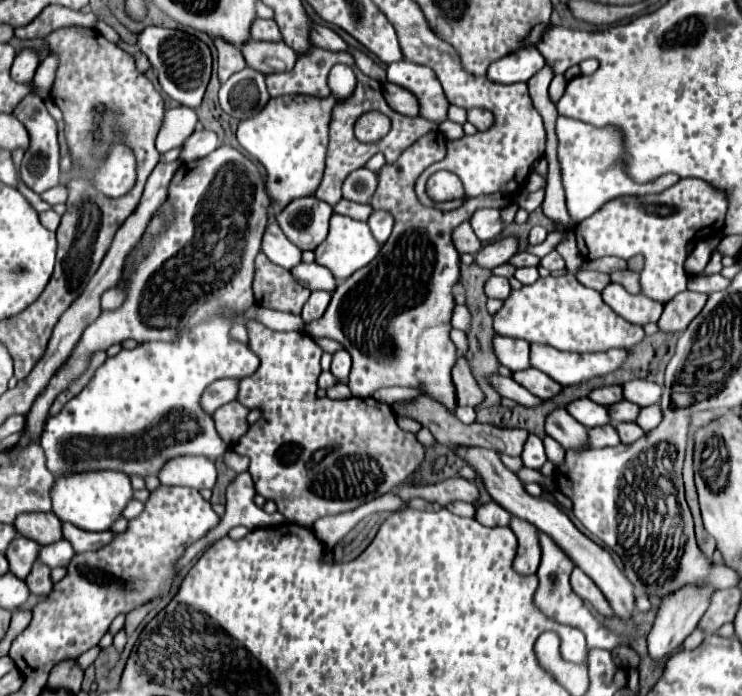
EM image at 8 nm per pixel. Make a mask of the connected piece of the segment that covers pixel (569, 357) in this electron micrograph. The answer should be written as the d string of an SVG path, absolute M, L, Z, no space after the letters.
M543 343L531 345L531 367L547 373L561 385L577 385L591 377L607 375L619 369L625 357L627 357L625 349L579 355L579 353L559 351Z

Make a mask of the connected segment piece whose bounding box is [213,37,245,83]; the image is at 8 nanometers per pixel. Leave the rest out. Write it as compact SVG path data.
M213 37L217 53L219 53L219 81L225 83L233 73L245 69L245 59L239 51L239 47L229 45L225 39Z

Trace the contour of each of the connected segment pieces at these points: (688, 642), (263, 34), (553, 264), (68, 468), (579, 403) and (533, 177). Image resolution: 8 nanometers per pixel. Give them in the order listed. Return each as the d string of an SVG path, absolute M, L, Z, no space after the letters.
M696 628L684 641L683 648L686 650L693 650L697 648L705 639L706 634Z
M255 19L251 27L251 37L257 41L281 41L281 31L273 19Z
M553 249L549 255L545 255L543 259L541 259L541 265L545 267L545 269L549 269L549 271L557 271L557 269L565 269L565 261L563 261L563 257Z
M221 315L213 317L187 331L173 343L141 343L135 349L123 349L95 371L91 383L73 397L55 417L45 421L41 433L41 447L47 457L47 469L53 475L73 473L73 471L97 471L113 469L127 475L157 475L159 469L173 457L179 455L203 455L207 459L217 459L229 449L229 445L215 431L211 415L199 407L199 399L207 385L217 379L233 377L243 379L257 371L259 359L245 343L237 343L229 337L231 321Z
M575 399L573 403L569 403L569 407L565 407L569 411L569 415L573 415L579 423L583 423L585 427L597 427L597 425L605 425L609 423L609 413L607 407L593 403L591 399Z
M532 172L530 173L526 183L525 183L525 189L527 191L537 191L542 187L545 187L547 184L546 178L540 176L539 174Z

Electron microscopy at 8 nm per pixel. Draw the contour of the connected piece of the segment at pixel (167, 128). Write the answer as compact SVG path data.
M175 107L167 109L155 147L163 155L171 149L177 149L185 143L185 139L195 131L197 125L197 113L189 107Z

